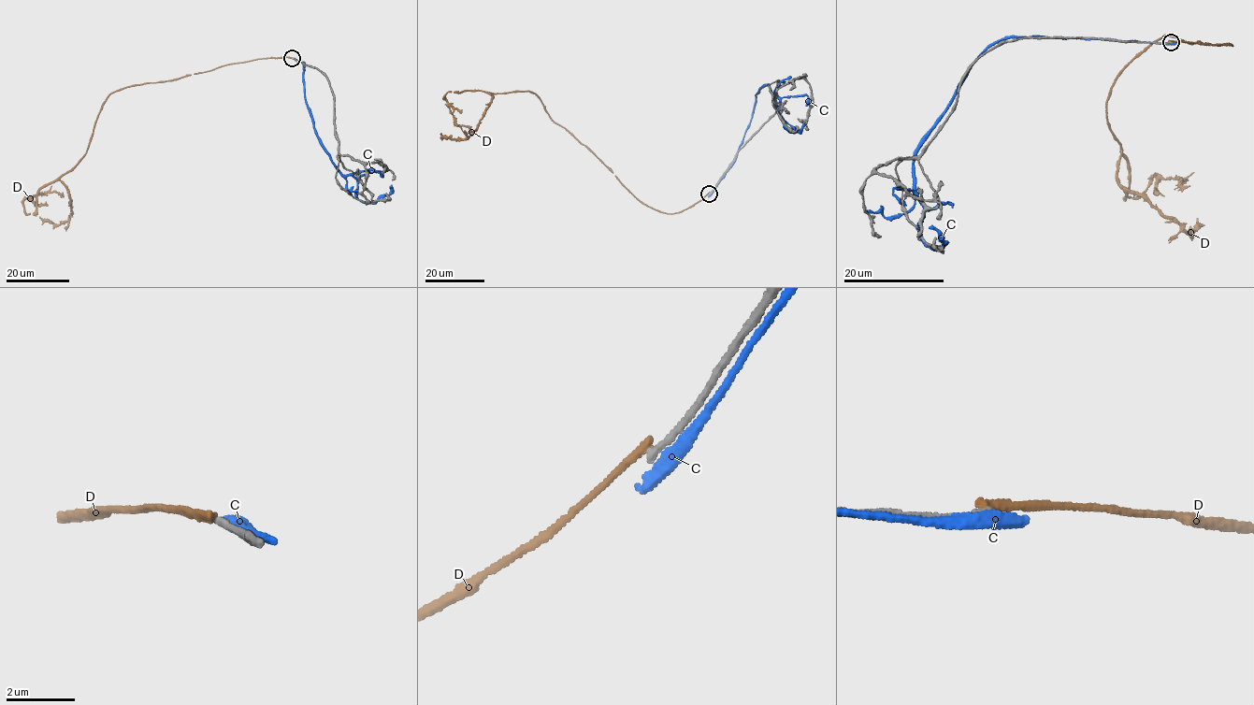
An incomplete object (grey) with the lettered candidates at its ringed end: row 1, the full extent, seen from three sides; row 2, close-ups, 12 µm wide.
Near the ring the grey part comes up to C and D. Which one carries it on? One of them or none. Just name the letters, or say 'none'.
none

